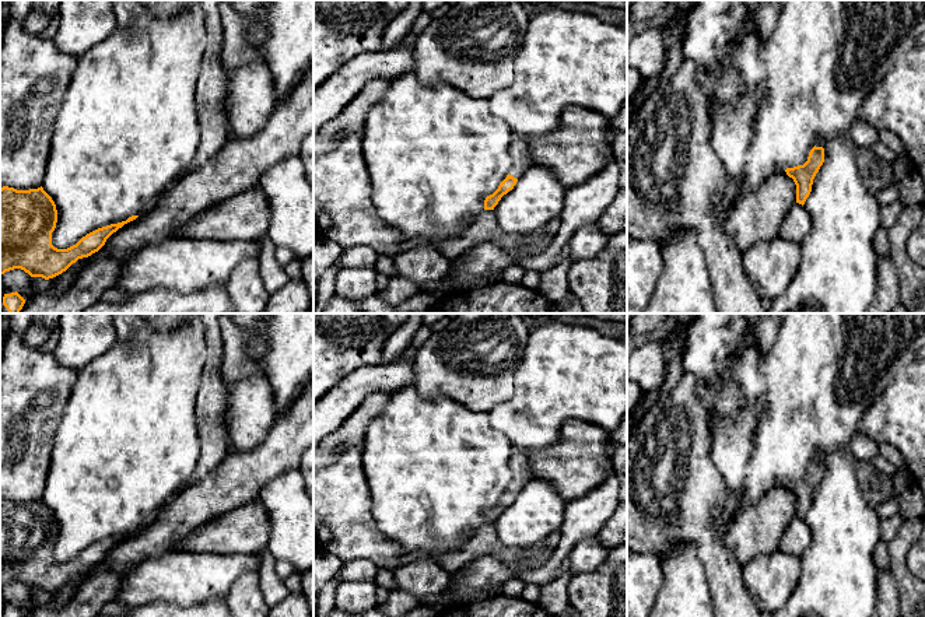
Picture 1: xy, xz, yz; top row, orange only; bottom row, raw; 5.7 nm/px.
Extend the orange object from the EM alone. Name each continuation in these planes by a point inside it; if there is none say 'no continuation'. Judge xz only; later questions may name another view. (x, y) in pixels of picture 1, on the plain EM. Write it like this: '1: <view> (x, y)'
1: xz (519, 466)

